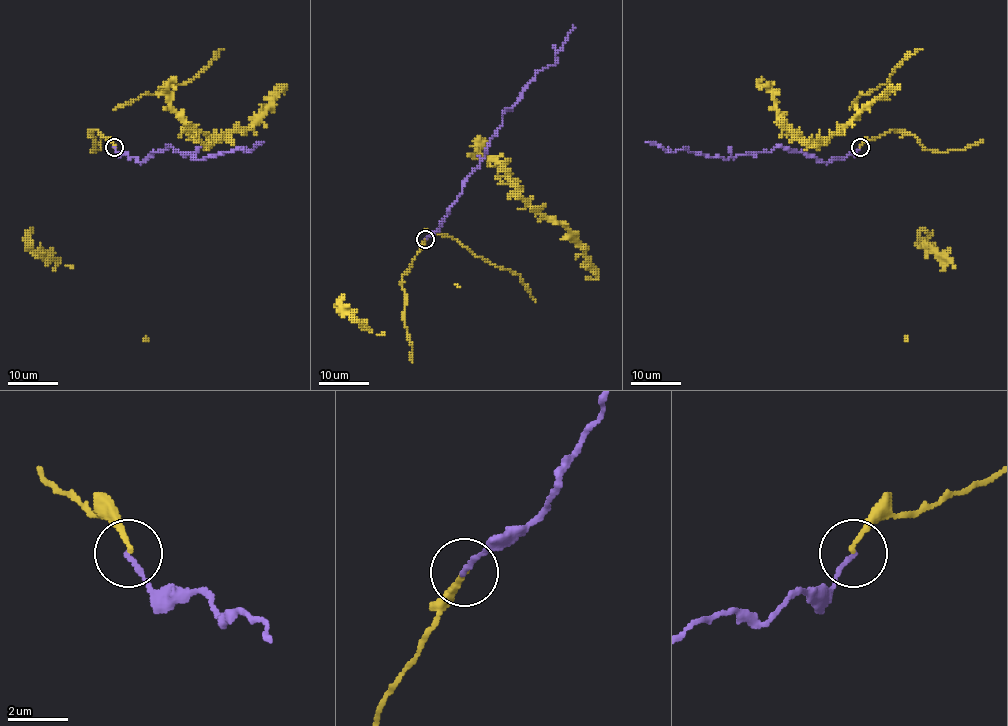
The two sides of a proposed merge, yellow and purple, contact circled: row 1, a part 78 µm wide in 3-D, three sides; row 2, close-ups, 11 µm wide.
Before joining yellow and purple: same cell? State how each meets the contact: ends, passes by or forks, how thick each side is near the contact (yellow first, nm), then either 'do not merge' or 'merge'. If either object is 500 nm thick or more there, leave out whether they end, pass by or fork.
yellow ends | purple ends | 140/160 nm | merge

